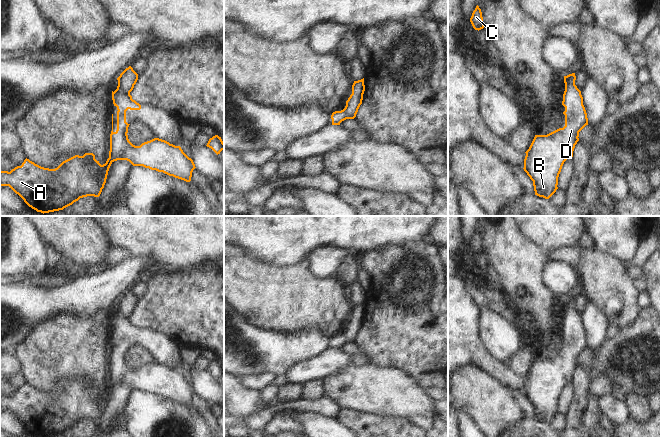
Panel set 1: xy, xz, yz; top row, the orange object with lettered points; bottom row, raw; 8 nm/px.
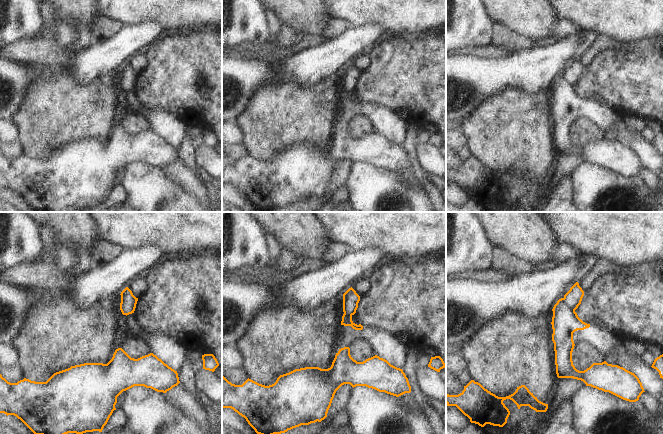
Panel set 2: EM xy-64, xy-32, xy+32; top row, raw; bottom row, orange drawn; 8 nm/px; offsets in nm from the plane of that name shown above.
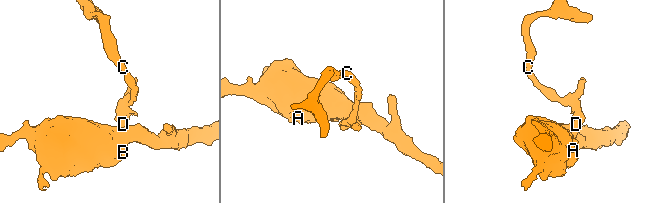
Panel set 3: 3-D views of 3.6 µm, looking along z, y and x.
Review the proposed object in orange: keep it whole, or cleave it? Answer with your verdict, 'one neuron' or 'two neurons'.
two neurons

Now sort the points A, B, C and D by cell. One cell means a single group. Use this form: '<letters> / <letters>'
A B D / C

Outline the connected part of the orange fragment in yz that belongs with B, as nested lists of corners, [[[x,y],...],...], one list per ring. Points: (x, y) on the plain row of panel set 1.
[[[575,306],[565,311],[562,329],[565,331],[565,350],[547,359],[535,359],[529,373],[525,376],[524,395],[533,405],[535,419],[549,423],[558,413],[558,401],[564,386],[573,381],[575,369],[579,365],[579,356],[588,349],[581,315]]]

